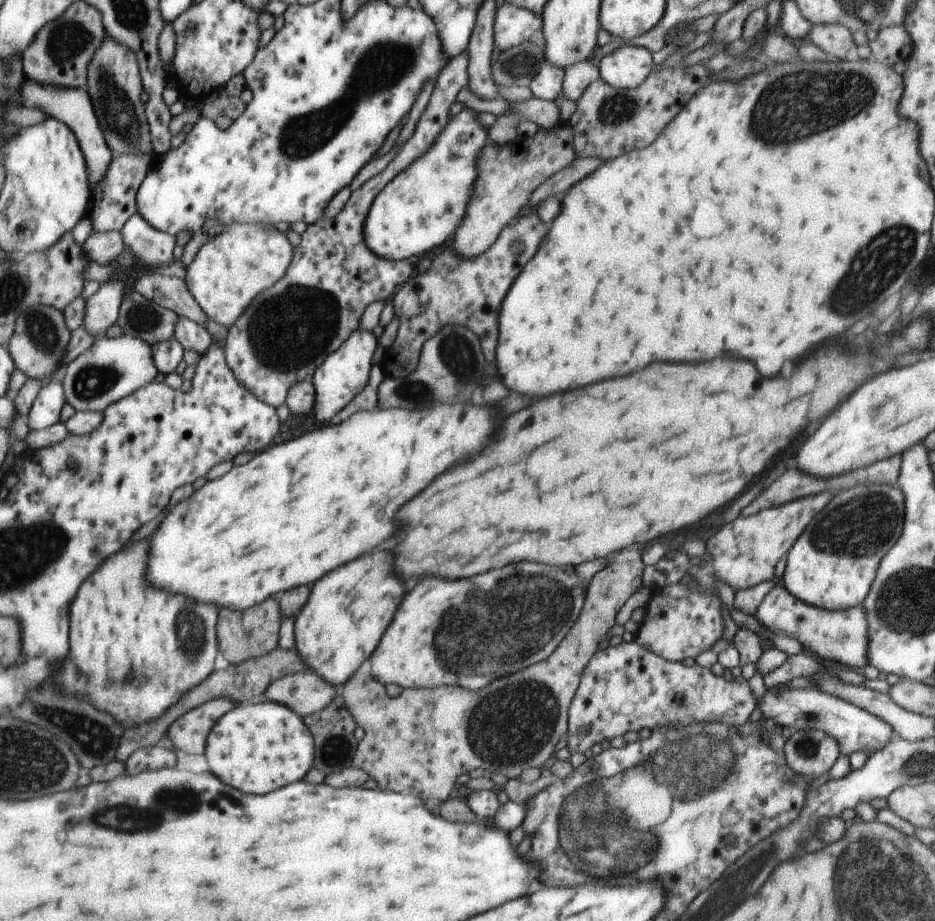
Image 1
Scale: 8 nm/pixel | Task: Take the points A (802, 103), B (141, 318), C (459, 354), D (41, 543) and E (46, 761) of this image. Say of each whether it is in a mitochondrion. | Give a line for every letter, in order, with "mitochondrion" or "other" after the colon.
A: mitochondrion
B: mitochondrion
C: mitochondrion
D: mitochondrion
E: mitochondrion

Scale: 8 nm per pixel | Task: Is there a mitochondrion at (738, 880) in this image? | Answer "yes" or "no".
yes

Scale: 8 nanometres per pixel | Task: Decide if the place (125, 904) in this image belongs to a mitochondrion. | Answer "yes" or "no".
no

